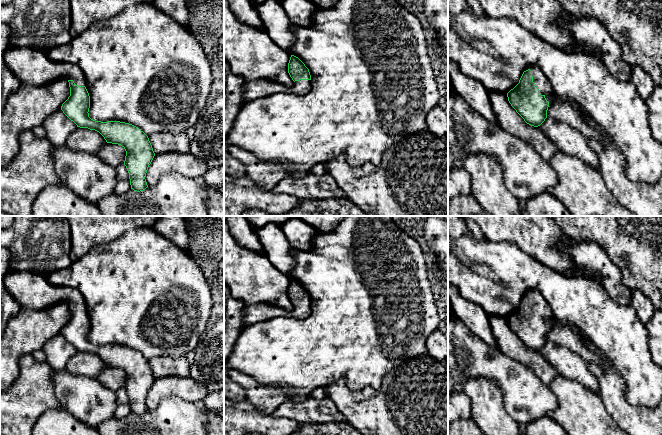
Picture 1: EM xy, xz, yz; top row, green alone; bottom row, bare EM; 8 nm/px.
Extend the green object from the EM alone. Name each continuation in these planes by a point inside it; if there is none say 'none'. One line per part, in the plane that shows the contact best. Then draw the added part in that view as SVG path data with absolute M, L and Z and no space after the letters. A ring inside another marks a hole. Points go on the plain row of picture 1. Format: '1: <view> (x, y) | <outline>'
1: yz (539, 302) | M533 290L530 292L532 295L533 306L536 308L540 314L541 319L552 318L552 309L538 290Z

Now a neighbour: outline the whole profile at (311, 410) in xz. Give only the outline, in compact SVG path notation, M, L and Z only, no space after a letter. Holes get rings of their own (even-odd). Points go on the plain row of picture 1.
M326 397L318 400L309 398L304 401L294 402L284 400L280 406L273 412L272 416L287 417L302 422L318 423L346 423L346 417L341 414L334 402Z

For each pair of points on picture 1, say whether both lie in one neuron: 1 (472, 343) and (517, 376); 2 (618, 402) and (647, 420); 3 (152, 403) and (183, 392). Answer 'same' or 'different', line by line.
1: same
2: same
3: same

